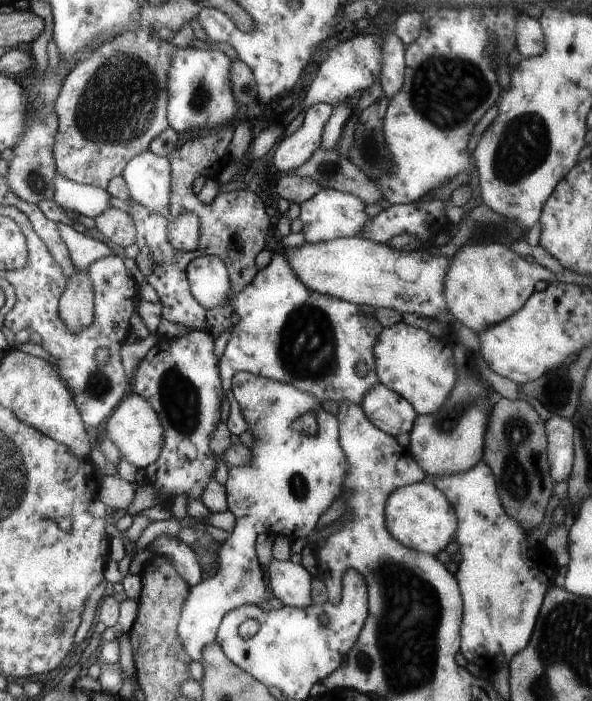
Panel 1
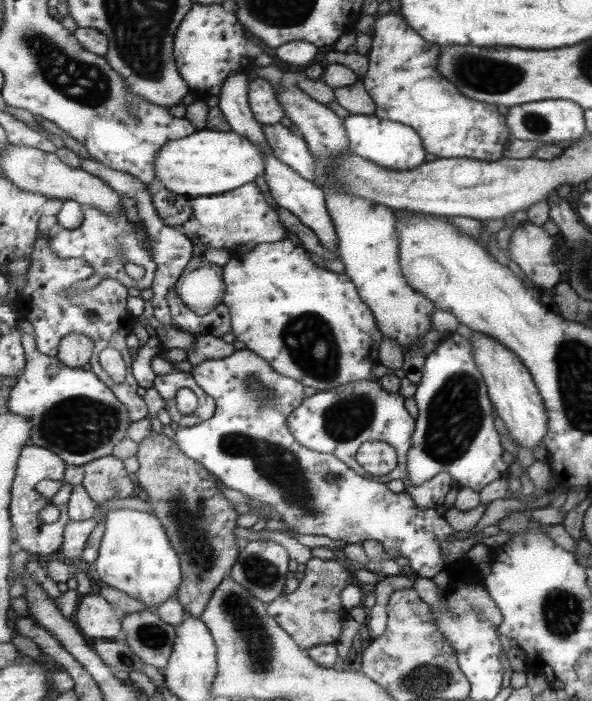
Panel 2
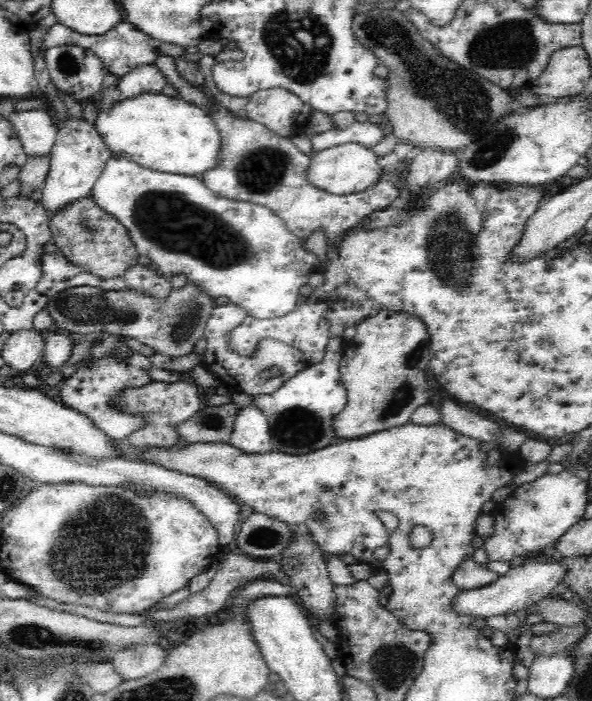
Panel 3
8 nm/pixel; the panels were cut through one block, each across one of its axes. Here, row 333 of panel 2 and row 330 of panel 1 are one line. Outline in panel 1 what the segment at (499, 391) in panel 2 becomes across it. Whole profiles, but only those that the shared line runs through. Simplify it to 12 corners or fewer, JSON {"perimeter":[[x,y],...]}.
{"perimeter":[[503,240],[447,258],[441,296],[481,332],[521,310],[539,280]]}

